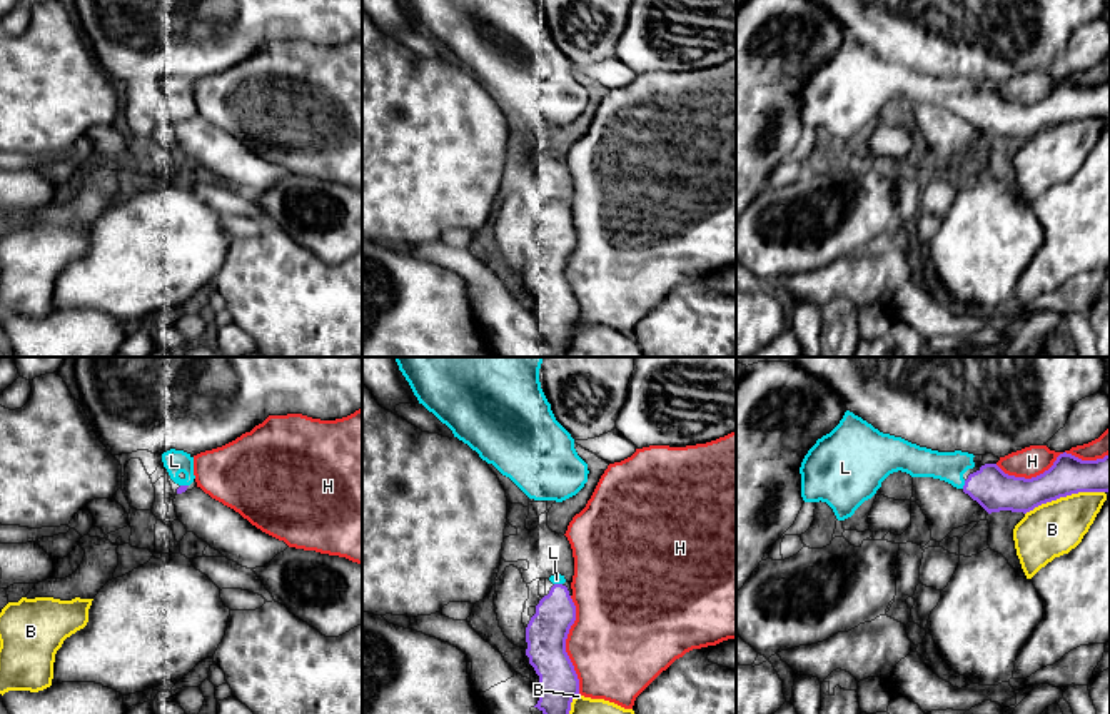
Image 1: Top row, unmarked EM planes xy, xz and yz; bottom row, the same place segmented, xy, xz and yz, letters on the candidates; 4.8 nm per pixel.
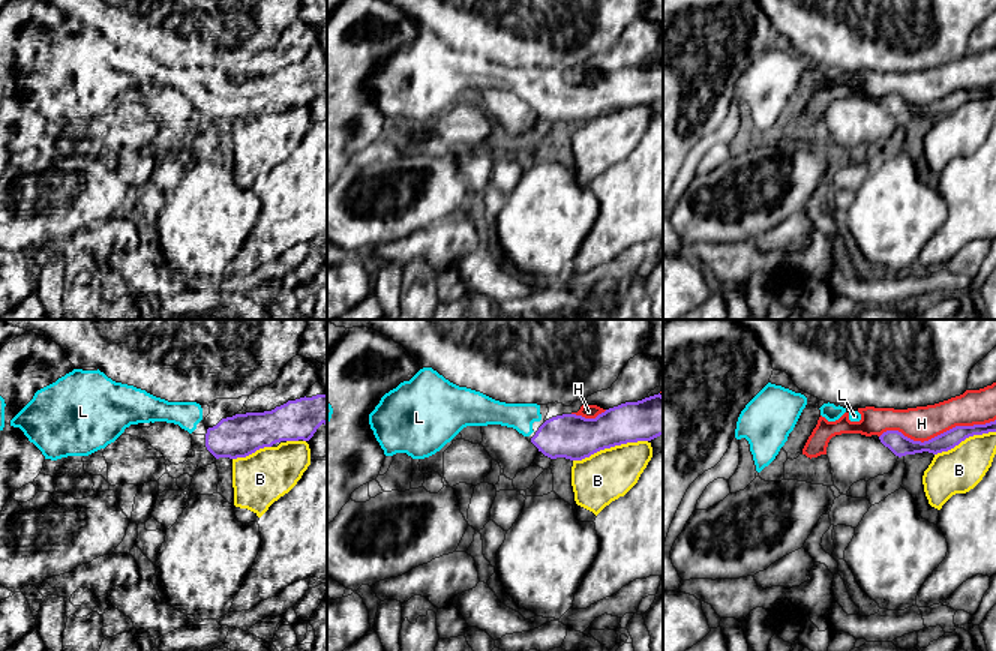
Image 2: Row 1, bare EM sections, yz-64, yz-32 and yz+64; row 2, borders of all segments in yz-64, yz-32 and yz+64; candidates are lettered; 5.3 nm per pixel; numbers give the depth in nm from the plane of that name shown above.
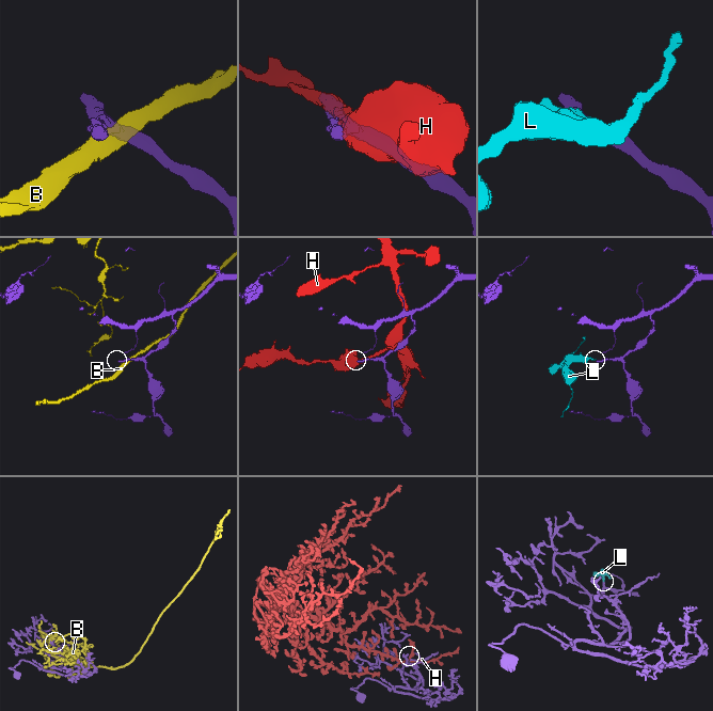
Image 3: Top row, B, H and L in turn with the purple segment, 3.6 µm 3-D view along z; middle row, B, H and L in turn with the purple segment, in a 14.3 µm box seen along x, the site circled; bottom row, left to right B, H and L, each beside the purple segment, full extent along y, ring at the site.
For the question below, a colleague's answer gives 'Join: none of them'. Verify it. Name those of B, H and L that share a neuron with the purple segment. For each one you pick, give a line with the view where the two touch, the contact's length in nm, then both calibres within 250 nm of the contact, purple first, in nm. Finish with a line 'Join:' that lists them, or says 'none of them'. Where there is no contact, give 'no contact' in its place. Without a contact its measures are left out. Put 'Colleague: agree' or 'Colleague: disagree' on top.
Colleague: disagree
L: meets purple in yz; contact 40 nm long; 200 nm thick on the purple side, 140 nm on the other
Join: L

